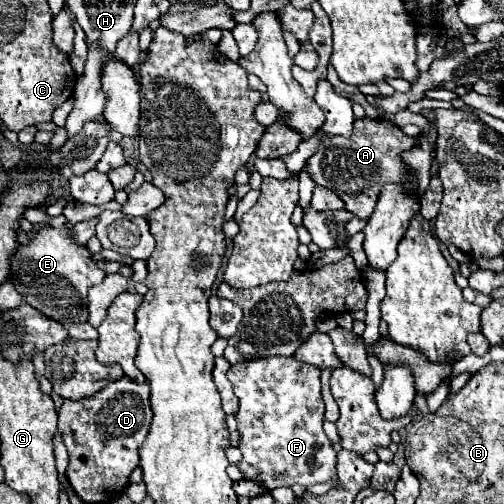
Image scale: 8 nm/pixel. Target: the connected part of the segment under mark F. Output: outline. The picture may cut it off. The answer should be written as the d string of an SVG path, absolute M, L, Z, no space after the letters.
M268 356L244 360L240 364L230 366L228 380L232 382L234 394L240 400L236 420L240 434L240 452L242 460L238 464L240 472L246 480L256 482L264 492L270 492L278 486L312 486L318 482L326 482L336 474L336 452L332 442L322 430L324 422L324 400L320 394L320 370L316 366L298 362L296 358L286 356Z

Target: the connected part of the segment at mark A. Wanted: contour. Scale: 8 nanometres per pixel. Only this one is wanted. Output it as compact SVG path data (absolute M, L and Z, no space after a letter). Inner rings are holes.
M362 118L354 122L354 132L348 138L320 136L320 146L306 160L304 170L318 186L336 192L354 216L370 218L382 186L386 182L400 182L404 178L398 154L412 144L416 144L416 138L406 136L388 118Z

